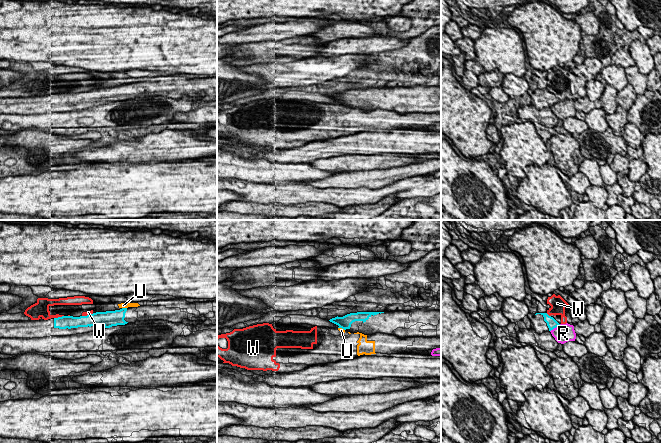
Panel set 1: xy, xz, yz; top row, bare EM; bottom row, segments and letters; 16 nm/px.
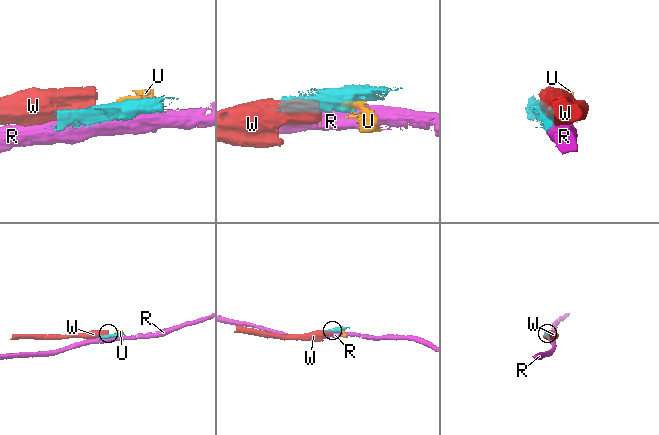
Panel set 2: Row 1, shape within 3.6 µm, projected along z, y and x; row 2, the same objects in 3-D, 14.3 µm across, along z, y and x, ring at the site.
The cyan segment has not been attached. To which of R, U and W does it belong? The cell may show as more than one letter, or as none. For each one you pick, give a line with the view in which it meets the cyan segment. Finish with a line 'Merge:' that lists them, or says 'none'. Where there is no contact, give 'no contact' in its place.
Merge: none

